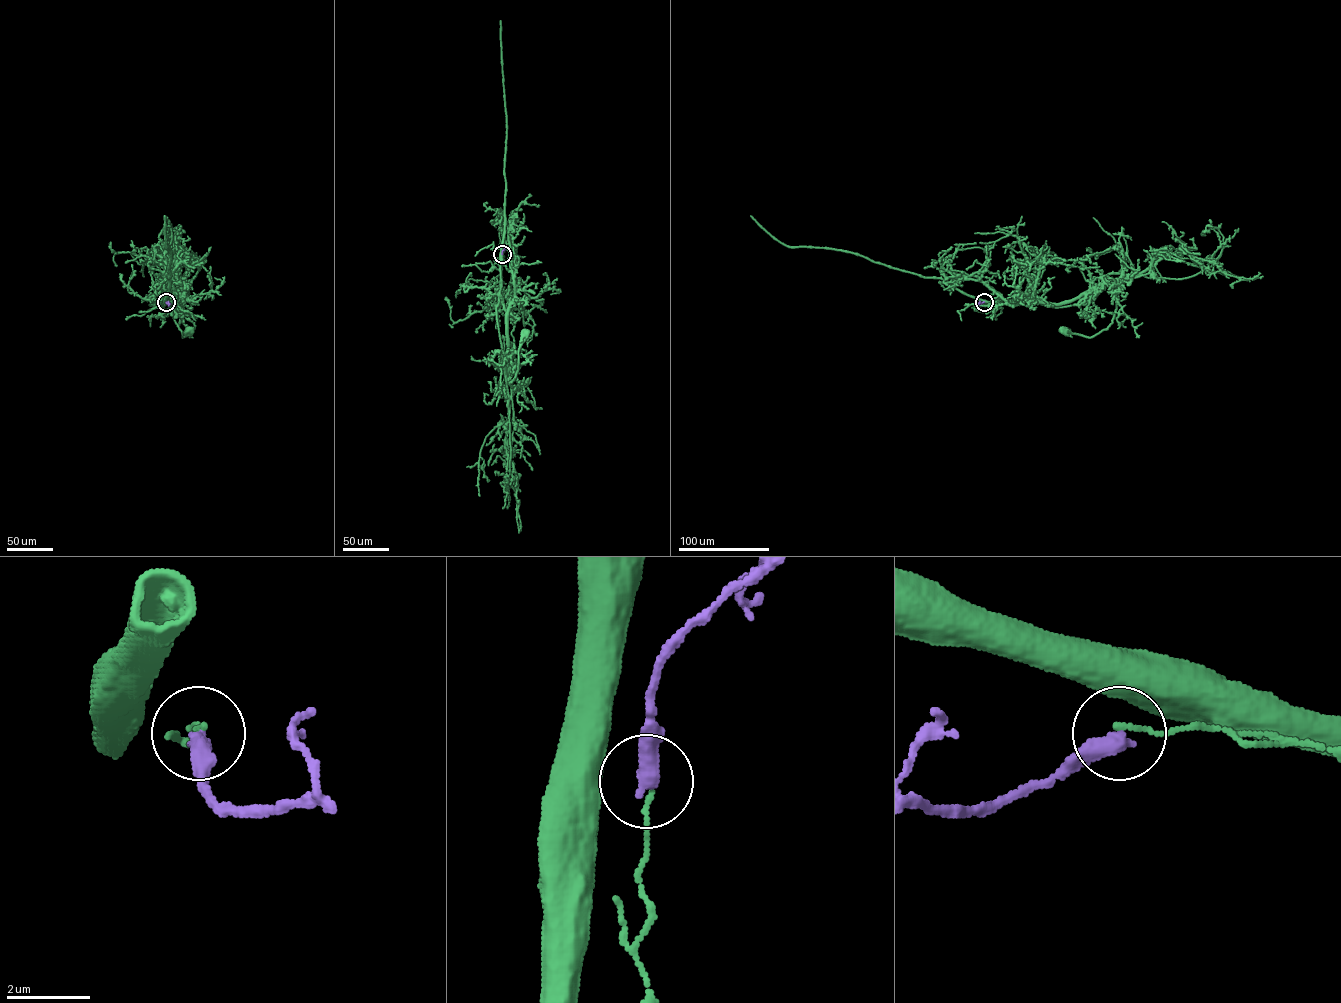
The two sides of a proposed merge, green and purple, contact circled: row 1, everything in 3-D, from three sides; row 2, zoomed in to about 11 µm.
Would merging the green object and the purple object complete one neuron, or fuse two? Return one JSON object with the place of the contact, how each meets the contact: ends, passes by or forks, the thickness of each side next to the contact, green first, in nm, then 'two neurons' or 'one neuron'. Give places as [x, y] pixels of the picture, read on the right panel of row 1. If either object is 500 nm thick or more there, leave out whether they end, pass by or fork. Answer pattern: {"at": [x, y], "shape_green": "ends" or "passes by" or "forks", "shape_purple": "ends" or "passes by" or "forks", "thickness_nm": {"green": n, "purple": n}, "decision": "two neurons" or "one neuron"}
{"at": [984, 302], "shape_green": "ends", "shape_purple": "ends", "thickness_nm": {"green": 110, "purple": 440}, "decision": "two neurons"}

